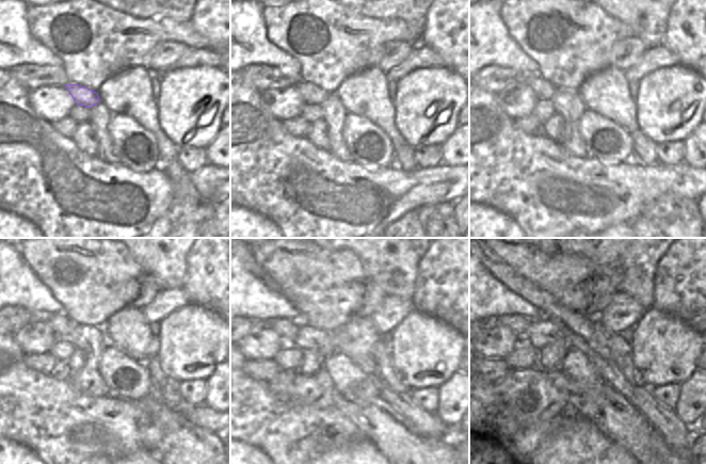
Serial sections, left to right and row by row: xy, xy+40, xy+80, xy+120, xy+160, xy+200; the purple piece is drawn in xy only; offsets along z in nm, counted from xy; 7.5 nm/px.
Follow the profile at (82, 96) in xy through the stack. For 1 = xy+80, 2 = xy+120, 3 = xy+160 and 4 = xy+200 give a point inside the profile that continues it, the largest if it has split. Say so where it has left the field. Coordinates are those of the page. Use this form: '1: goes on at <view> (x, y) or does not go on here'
1: goes on at xy+80 (543, 90)
2: goes on at xy+120 (61, 324)
3: goes on at xy+160 (286, 329)
4: goes on at xy+200 (518, 324)

